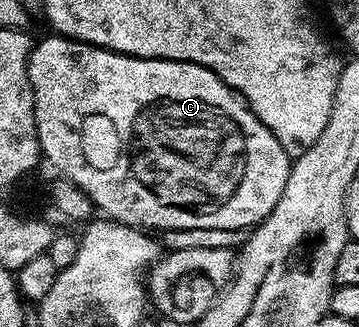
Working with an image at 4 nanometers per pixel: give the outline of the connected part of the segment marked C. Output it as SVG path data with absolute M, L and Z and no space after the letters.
M50 34L50 39L37 39L33 52L29 54L29 80L33 90L35 109L35 129L41 146L41 154L57 171L62 171L68 182L85 192L102 216L114 223L122 223L138 229L158 227L161 233L175 229L249 229L262 222L271 213L287 185L291 156L279 145L279 141L255 117L249 104L228 87L214 71L198 63L180 63L174 59L137 59L134 55L121 55L118 51L108 51L106 47L95 47L91 43L81 43L77 39L67 39L63 35Z

